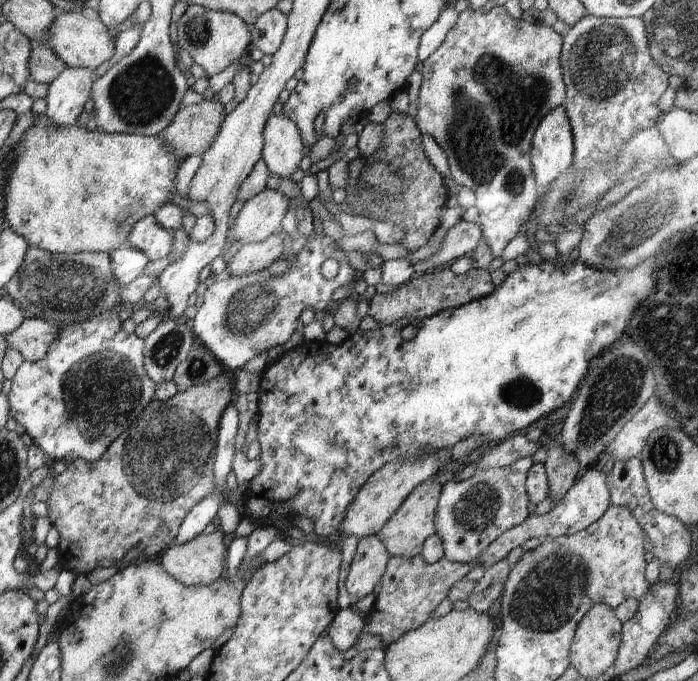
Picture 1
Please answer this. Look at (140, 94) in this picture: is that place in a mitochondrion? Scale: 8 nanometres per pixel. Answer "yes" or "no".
yes

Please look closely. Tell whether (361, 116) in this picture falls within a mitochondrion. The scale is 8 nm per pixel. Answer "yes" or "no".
no

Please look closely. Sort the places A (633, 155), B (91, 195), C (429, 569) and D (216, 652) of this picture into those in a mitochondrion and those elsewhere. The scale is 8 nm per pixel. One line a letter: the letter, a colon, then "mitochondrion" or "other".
A: mitochondrion
B: other
C: other
D: other

